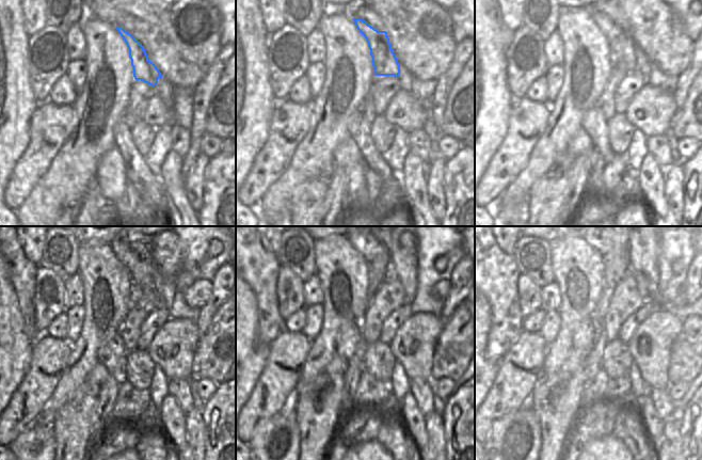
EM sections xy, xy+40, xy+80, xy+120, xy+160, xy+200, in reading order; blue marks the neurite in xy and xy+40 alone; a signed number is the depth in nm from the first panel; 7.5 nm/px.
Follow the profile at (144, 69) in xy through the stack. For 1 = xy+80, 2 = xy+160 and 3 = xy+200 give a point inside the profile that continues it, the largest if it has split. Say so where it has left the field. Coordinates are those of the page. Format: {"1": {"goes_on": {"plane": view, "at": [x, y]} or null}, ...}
{"1": {"goes_on": {"plane": "xy+80", "at": [622, 46]}}, "2": {"goes_on": {"plane": "xy+160", "at": [369, 248]}}, "3": {"goes_on": {"plane": "xy+200", "at": [602, 248]}}}

